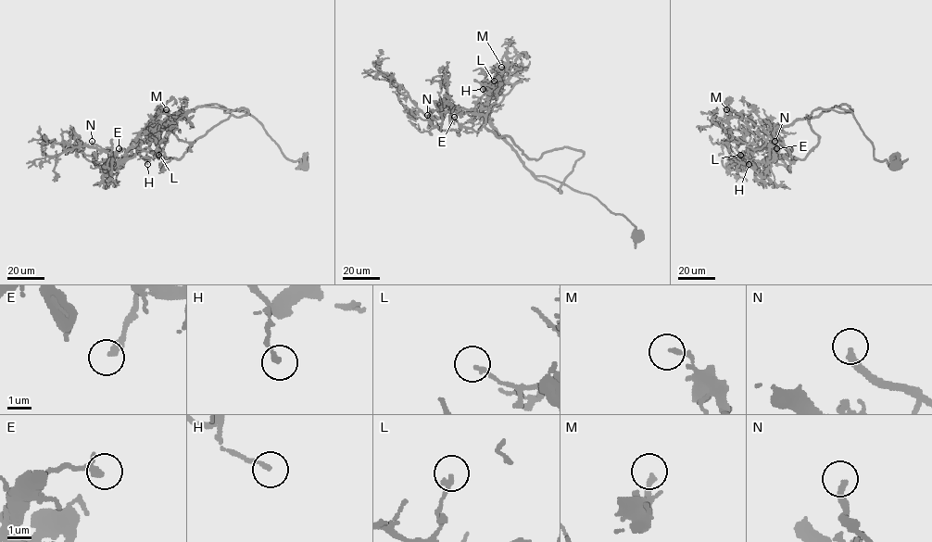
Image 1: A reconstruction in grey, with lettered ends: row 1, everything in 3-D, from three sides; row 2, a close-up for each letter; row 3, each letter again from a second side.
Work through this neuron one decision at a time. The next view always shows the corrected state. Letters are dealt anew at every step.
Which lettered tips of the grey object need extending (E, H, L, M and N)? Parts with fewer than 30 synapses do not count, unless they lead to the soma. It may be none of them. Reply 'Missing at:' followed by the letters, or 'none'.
Missing at: none

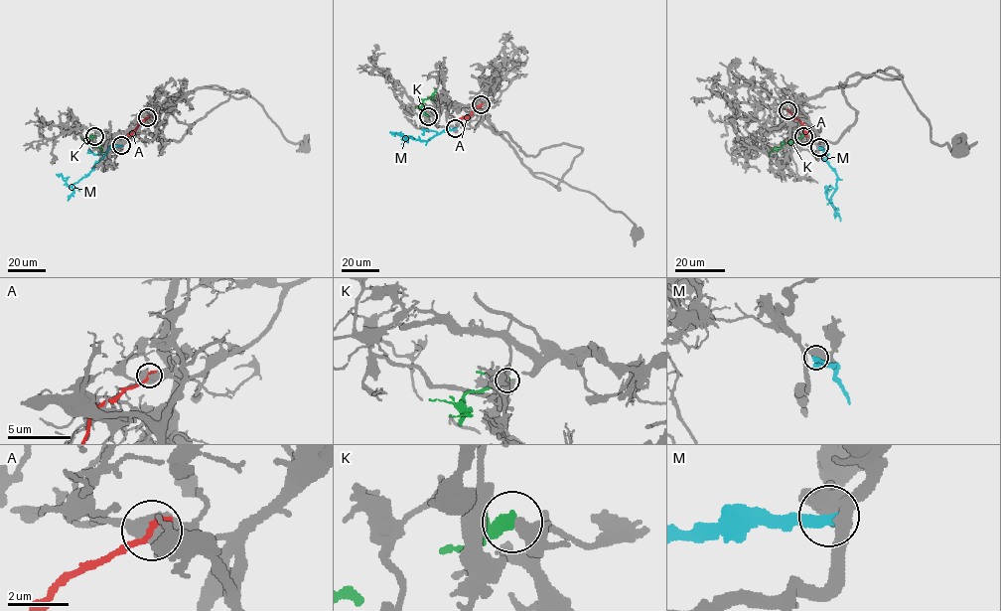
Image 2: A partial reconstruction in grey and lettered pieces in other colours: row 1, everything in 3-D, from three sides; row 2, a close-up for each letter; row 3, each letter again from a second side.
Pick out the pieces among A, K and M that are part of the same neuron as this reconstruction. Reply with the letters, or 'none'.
none

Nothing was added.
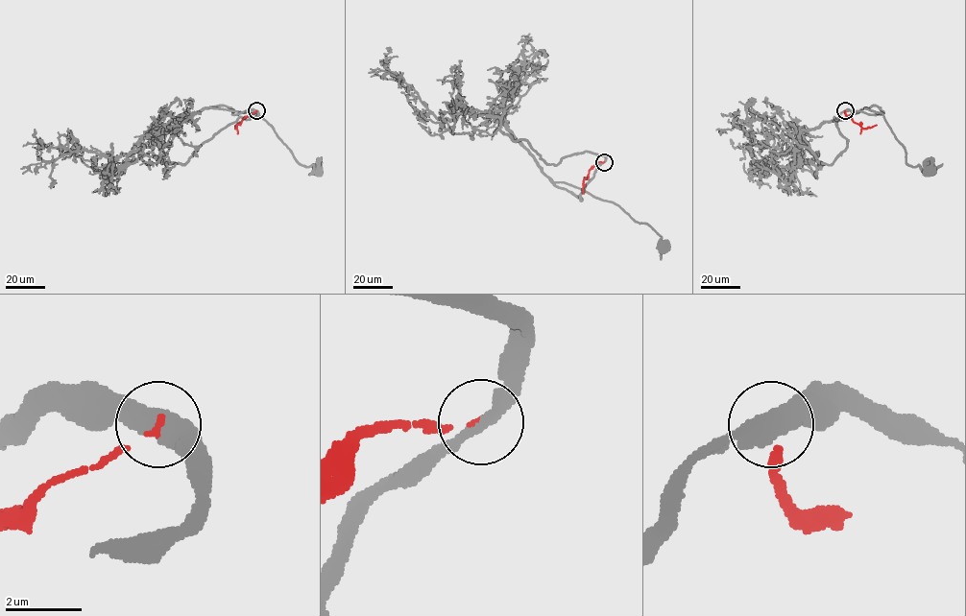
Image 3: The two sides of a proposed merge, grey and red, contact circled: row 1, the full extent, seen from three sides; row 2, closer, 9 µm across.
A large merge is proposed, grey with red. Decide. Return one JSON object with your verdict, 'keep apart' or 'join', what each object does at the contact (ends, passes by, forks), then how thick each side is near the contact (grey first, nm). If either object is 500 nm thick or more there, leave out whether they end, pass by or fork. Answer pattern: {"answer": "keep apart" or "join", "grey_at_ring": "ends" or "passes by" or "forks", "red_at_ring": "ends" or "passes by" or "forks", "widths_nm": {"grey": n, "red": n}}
{"answer": "keep apart", "grey_at_ring": "passes by", "red_at_ring": "ends", "widths_nm": {"grey": 380, "red": 120}}

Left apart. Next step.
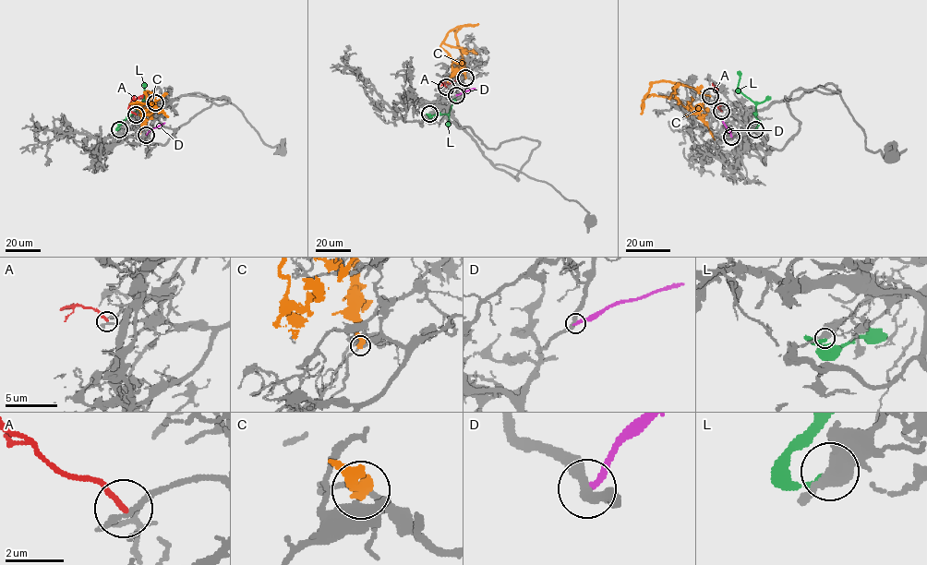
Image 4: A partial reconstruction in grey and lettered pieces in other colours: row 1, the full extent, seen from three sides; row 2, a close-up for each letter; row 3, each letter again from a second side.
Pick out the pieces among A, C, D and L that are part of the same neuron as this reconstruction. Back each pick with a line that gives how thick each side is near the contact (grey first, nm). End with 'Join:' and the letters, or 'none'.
L: Thickness 400 nm (grey) against 240 nm
Join: L

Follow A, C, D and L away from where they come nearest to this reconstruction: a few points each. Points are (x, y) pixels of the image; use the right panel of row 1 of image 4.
A: (721, 111), (717, 107), (716, 87), (712, 83)
C: (710, 96), (673, 82), (660, 80), (652, 83), (644, 97), (677, 98), (687, 108), (699, 114), (715, 139)
D: (731, 137), (723, 121)
L: (755, 129), (755, 104), (738, 88), (740, 71)

